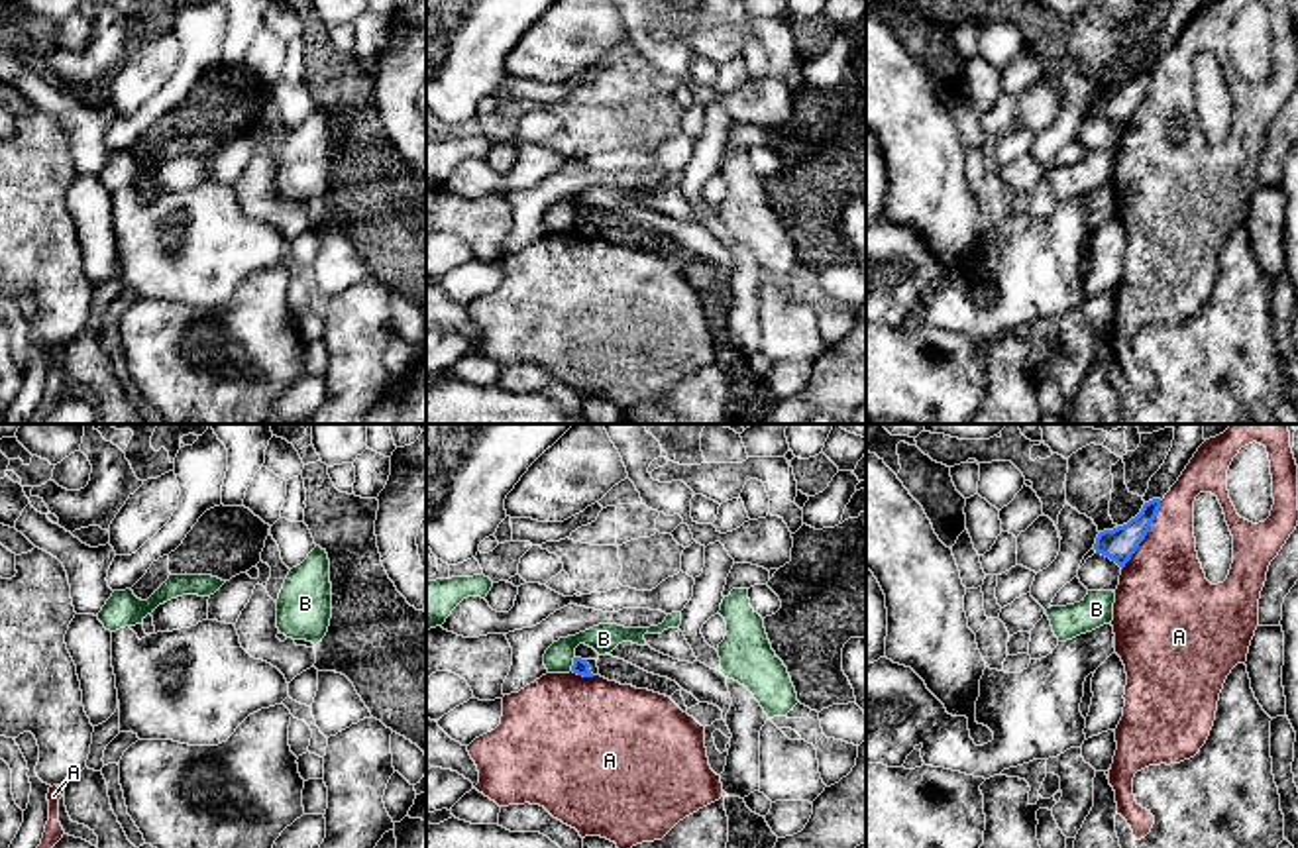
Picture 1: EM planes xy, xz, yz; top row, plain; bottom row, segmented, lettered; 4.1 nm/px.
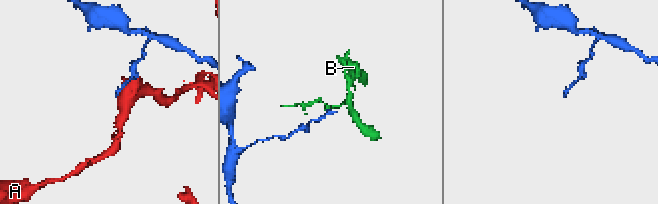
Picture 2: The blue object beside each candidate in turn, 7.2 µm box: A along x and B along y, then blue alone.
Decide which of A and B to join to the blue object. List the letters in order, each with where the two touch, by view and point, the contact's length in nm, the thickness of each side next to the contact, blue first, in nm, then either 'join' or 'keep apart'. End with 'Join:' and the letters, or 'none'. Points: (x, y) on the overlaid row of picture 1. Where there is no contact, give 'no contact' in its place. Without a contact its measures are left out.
A: meets blue in yz at (1145, 534); contact 340 nm long; 140 nm thick on the blue side, 360 nm on the other; keep apart
B: meets blue in xz at (574, 664); contact 70 nm long; 70 nm thick on the blue side, 120 nm on the other; keep apart
Join: none

